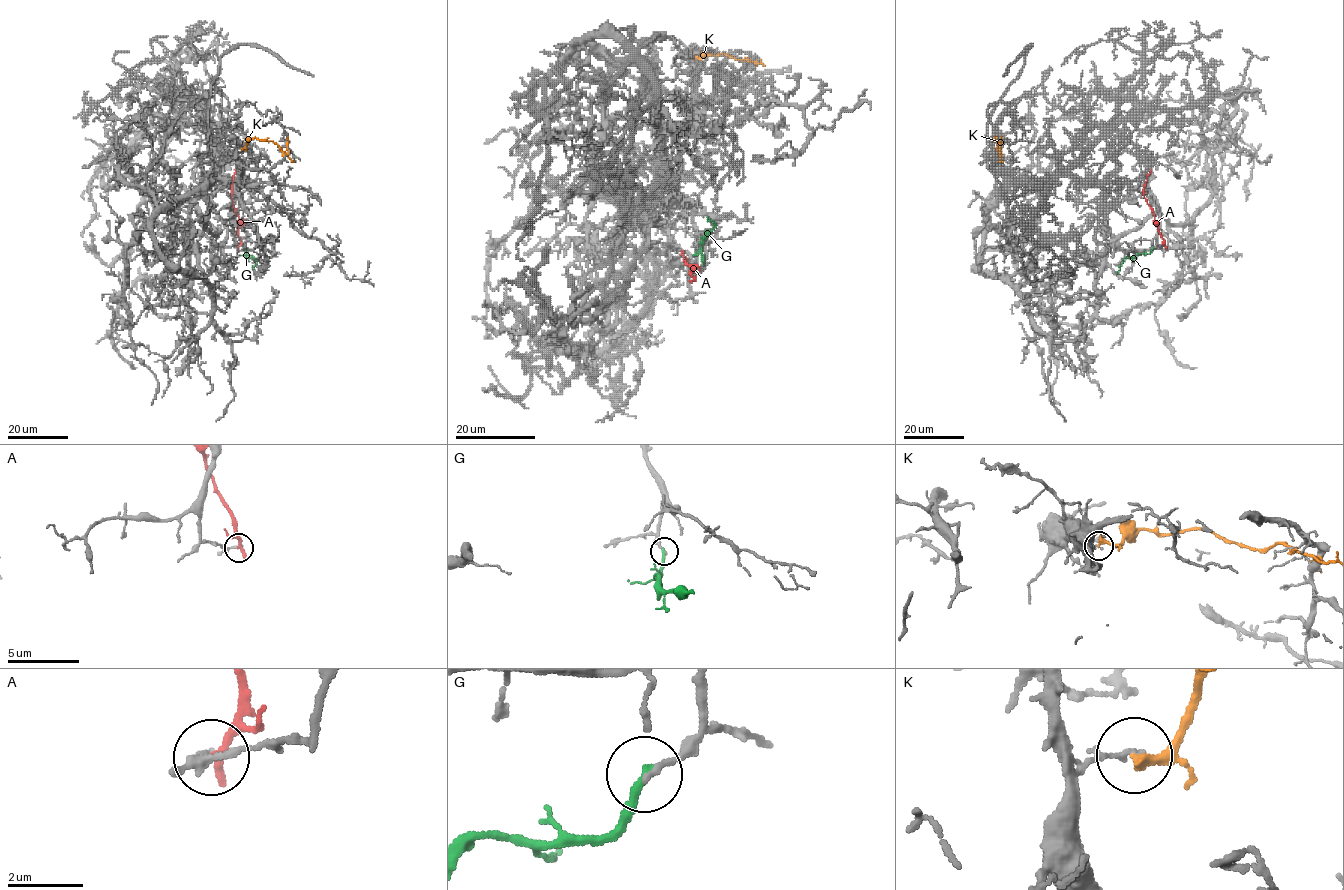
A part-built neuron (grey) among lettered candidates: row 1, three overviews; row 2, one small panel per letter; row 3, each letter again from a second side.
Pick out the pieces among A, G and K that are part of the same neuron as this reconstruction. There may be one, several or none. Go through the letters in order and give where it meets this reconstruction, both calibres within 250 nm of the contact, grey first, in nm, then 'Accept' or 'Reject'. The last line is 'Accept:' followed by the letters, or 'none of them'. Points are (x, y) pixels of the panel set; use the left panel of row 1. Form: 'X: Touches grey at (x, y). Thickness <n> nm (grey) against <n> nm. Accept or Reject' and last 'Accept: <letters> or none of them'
A: Touches grey at (238, 246). Thickness 140 nm (grey) against 220 nm. Reject
G: Touches grey at (247, 248). Thickness 160 nm (grey) against 240 nm. Reject
K: Touches grey at (242, 148). Thickness 130 nm (grey) against 200 nm. Reject
Accept: none of them

